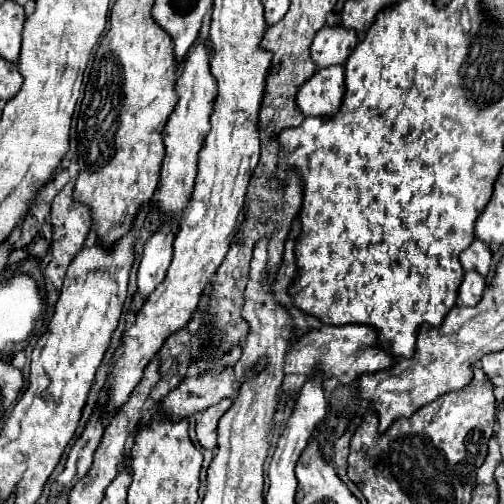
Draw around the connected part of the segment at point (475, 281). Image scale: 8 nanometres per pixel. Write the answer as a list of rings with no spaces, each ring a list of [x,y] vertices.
[[[465,272],[465,278],[459,286],[459,304],[461,306],[475,306],[485,290],[485,278],[475,272]]]

